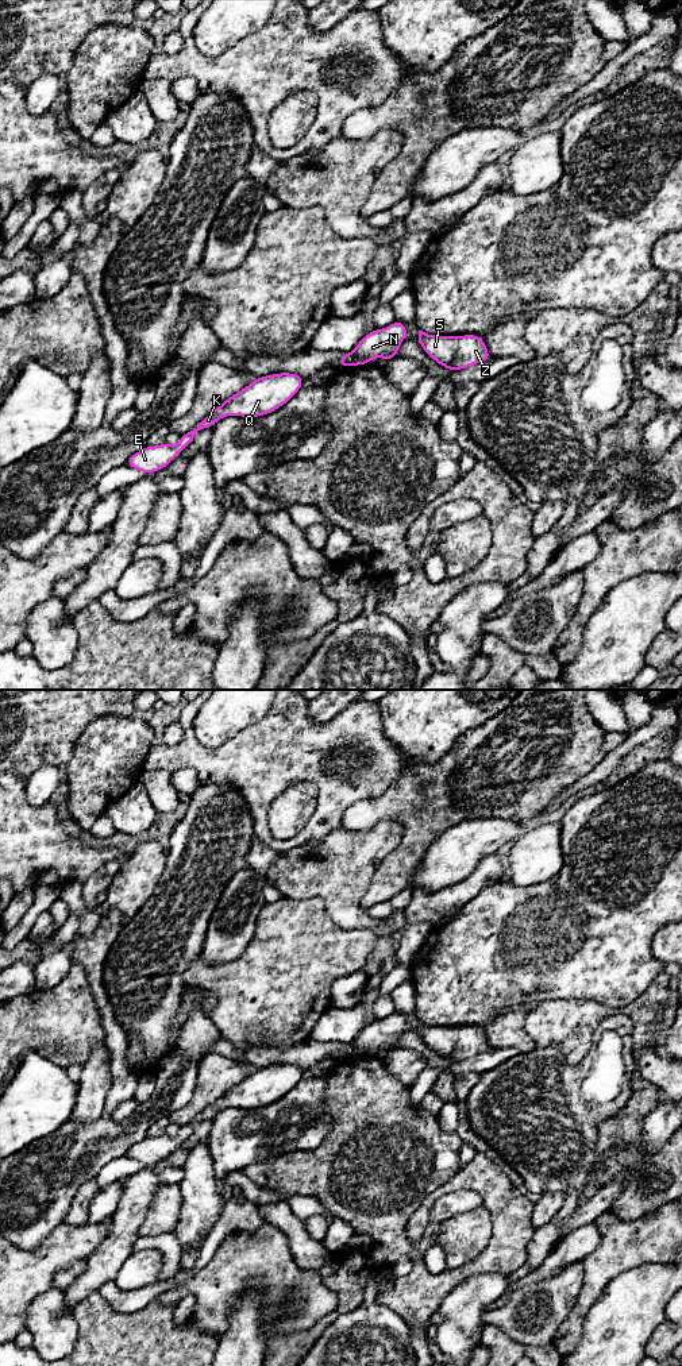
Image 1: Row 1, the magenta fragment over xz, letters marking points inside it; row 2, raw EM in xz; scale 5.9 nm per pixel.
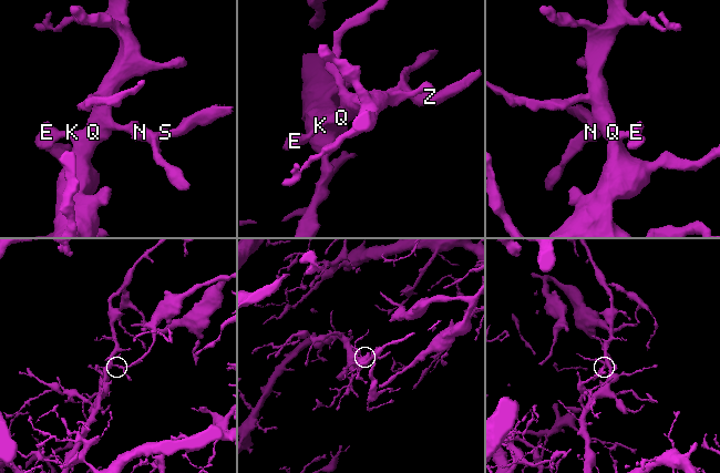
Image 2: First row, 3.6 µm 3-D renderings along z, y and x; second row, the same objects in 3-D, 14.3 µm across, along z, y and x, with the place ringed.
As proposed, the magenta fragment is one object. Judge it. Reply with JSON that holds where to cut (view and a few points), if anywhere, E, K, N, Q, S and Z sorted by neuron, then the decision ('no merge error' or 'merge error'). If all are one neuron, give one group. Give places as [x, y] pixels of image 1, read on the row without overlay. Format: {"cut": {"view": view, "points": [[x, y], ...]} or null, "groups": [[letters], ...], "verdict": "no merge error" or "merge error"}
{"cut": {"view": "xz", "points": [[353, 1042], [365, 1054]]}, "groups": [["E", "K", "Q"], ["N", "S", "Z"]], "verdict": "merge error"}

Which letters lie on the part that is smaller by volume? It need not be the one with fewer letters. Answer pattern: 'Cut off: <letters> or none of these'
Cut off: N, S, Z

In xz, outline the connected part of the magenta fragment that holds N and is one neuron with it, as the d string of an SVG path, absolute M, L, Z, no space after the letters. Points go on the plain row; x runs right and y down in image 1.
M396 1011L386 1019L369 1023L352 1043L365 1056L369 1056L373 1049L389 1051L398 1047L398 1038L408 1027L409 1022L404 1018L404 1014Z

